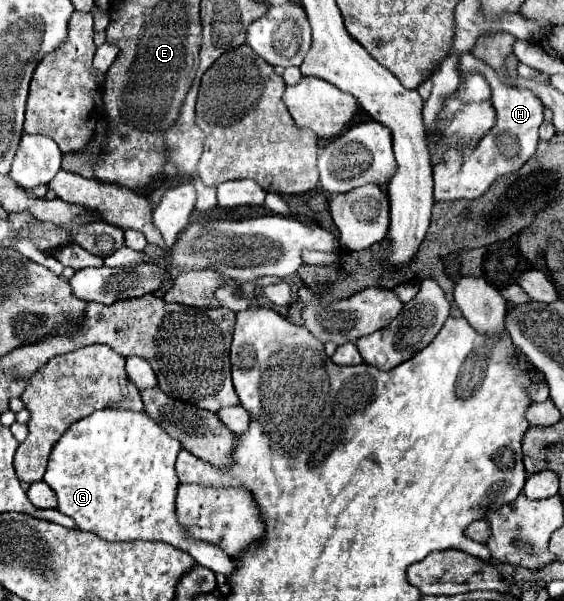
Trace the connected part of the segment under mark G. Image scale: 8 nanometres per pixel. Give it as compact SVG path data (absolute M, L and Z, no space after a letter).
M101 409L81 421L75 421L57 441L51 451L43 481L57 493L57 509L69 515L79 529L95 533L105 541L165 541L191 553L191 557L197 559L199 565L231 577L237 571L237 563L229 555L221 553L221 549L217 549L215 545L205 545L199 541L197 545L189 545L189 541L181 537L181 525L177 525L177 515L173 513L179 487L179 479L175 473L175 461L179 451L181 445L143 411L135 413L125 409Z

